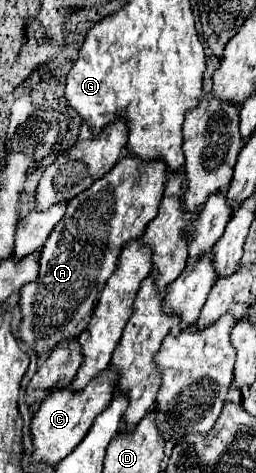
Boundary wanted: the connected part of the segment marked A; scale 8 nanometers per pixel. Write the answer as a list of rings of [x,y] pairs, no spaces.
[[[127,155],[105,177],[67,203],[65,219],[53,227],[41,249],[37,279],[27,283],[19,293],[23,315],[19,339],[35,349],[41,359],[47,359],[55,345],[75,339],[85,329],[107,279],[119,263],[123,247],[139,239],[147,223],[157,215],[165,181],[165,163],[139,163]]]

